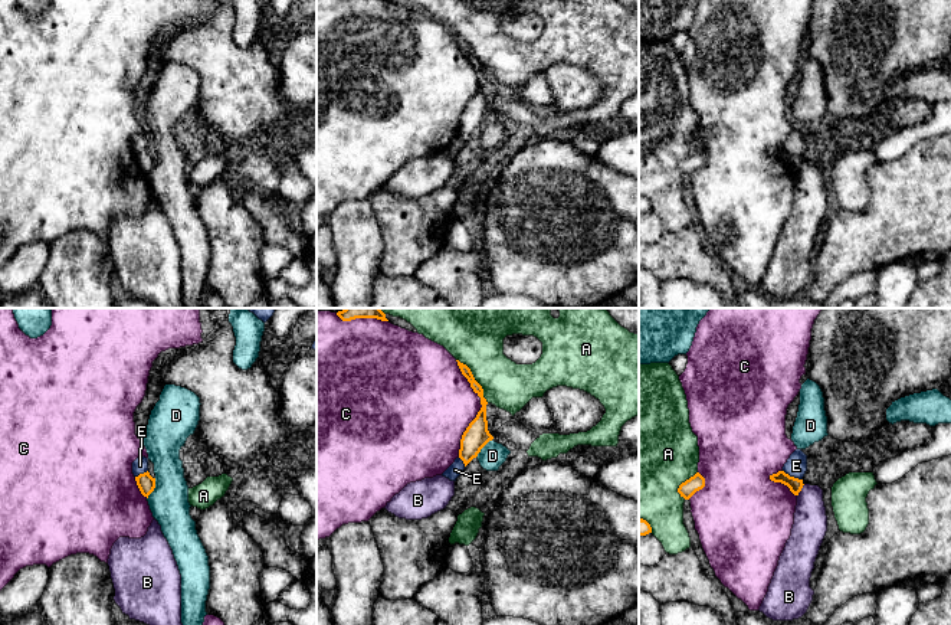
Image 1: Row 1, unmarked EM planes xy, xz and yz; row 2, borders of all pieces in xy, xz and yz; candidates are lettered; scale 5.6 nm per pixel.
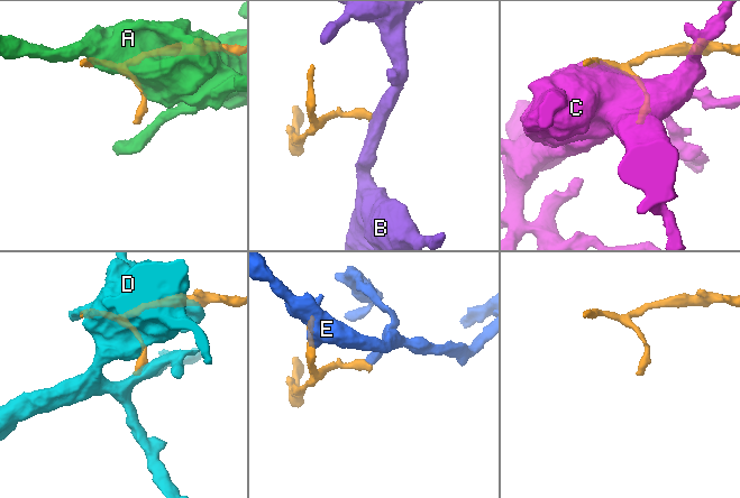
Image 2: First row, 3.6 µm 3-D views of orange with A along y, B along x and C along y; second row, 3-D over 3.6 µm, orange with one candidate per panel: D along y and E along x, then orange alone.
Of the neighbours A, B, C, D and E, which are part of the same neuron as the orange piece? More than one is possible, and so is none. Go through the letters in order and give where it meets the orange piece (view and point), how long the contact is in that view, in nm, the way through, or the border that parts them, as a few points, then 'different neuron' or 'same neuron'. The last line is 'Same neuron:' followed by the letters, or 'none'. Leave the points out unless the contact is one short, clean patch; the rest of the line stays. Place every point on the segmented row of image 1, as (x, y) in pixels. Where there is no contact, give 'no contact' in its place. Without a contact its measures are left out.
A: xz (474, 379) | 300 nm | different neuron
B: yz (800, 490) | 80 nm | along yz (804, 484), (797, 496) | different neuron
C: xz (481, 409) | 550 nm | different neuron
D: xy (154, 487) | 130 nm | different neuron
E: yz (793, 477) | 130 nm | along yz (783, 470), (802, 480) | different neuron
Same neuron: none

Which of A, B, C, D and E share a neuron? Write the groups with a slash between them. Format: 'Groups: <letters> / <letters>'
Groups: A / B / C / D / E

